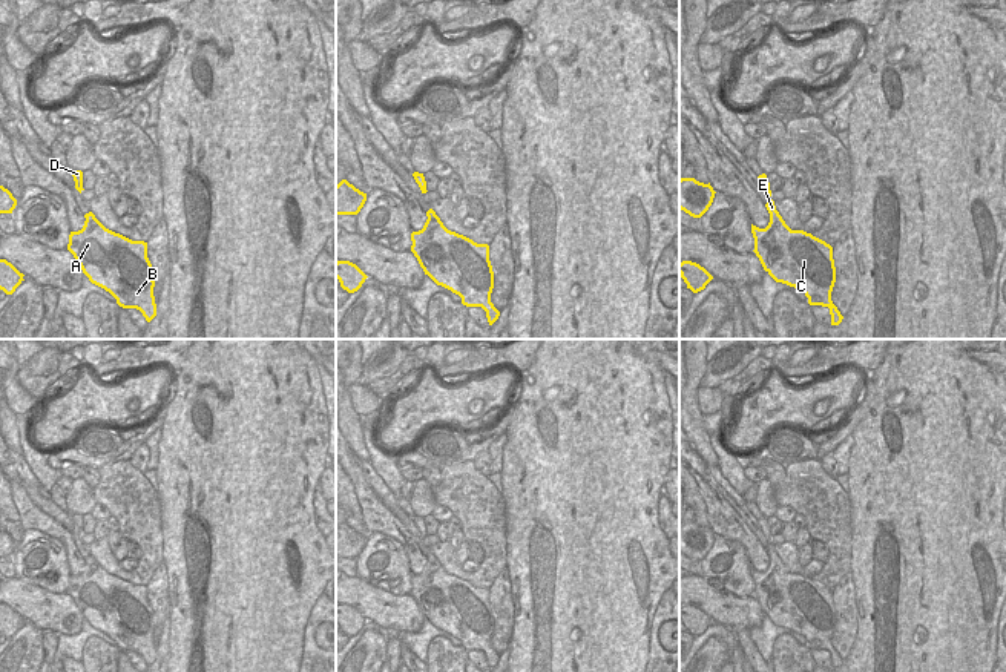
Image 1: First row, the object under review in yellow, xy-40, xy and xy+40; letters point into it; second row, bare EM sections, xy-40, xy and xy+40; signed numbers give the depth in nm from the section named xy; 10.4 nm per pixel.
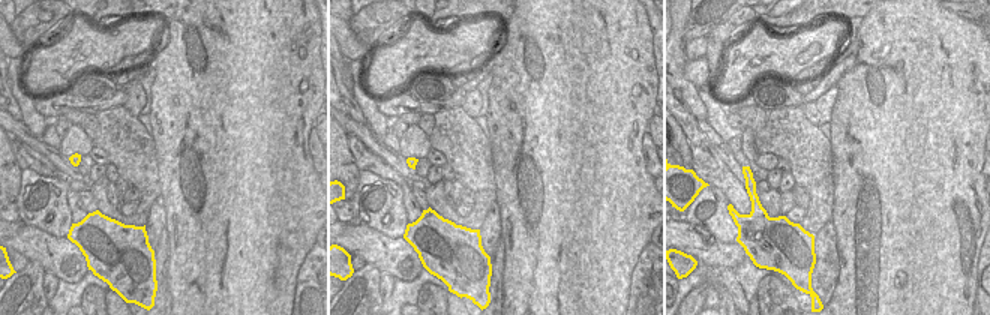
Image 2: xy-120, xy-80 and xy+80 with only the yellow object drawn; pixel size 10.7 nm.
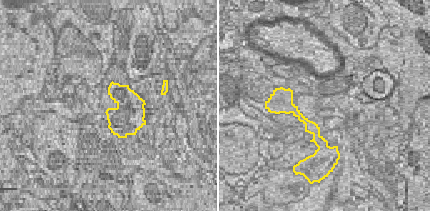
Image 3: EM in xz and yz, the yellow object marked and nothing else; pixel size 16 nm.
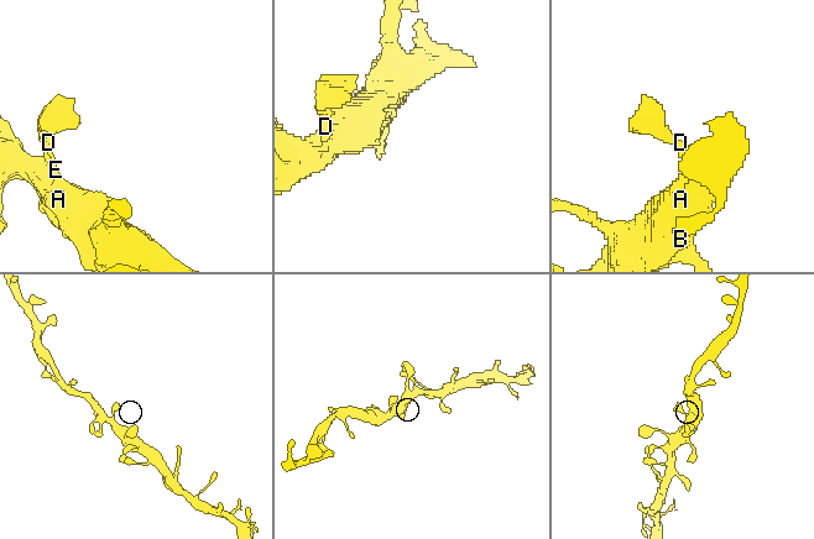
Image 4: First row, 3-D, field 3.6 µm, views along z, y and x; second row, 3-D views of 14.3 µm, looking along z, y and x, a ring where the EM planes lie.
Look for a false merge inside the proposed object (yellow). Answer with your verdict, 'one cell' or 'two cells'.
one cell

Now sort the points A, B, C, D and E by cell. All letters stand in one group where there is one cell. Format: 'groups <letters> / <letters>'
groups A B C D E

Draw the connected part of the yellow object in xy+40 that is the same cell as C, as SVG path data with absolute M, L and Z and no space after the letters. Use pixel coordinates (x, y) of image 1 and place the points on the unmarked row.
M770 542L765 548L770 566L765 572L751 568L754 597L764 614L776 624L804 635L810 649L830 652L831 669L843 663L831 644L836 626L833 591L804 574L791 574Z

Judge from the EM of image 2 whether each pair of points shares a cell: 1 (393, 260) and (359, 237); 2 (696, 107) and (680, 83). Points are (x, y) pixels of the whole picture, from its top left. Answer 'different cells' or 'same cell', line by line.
1: same cell
2: same cell

